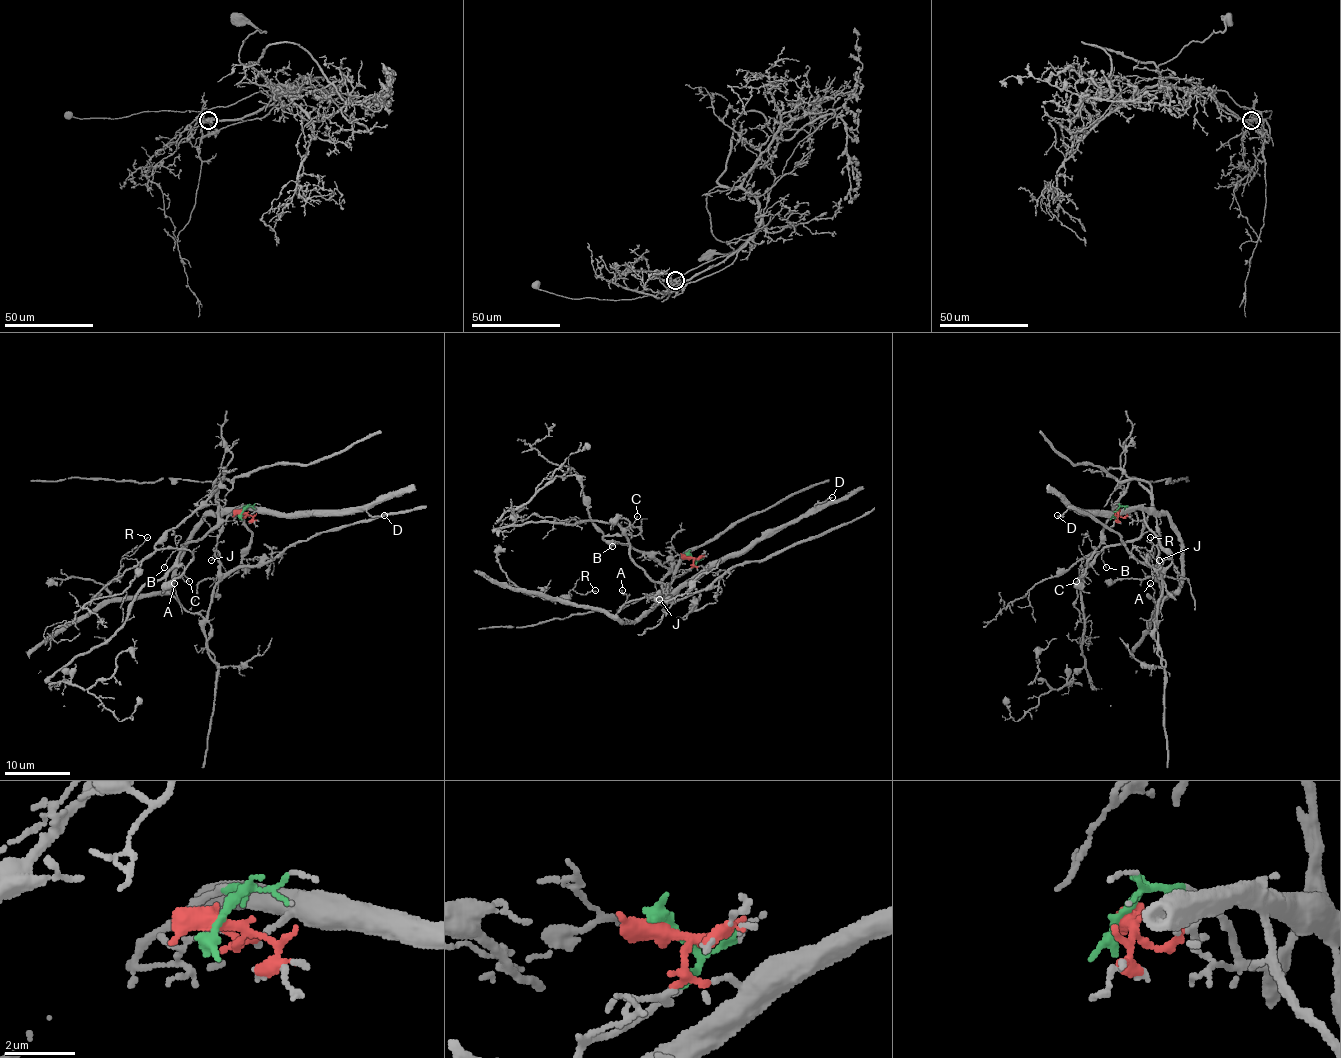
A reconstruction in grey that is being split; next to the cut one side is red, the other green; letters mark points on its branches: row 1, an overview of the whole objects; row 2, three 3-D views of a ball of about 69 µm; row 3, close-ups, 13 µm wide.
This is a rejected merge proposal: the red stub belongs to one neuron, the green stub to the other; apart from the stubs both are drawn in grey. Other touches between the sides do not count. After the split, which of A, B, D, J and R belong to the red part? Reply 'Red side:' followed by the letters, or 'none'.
Red side: A, D, J, R

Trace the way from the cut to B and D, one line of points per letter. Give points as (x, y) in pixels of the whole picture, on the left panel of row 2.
B: (242, 512), (247, 507), (241, 507), (201, 538), (186, 543), (170, 556), (163, 568)
D: (242, 512), (247, 517), (256, 512), (350, 513), (366, 510), (373, 517), (384, 515)

